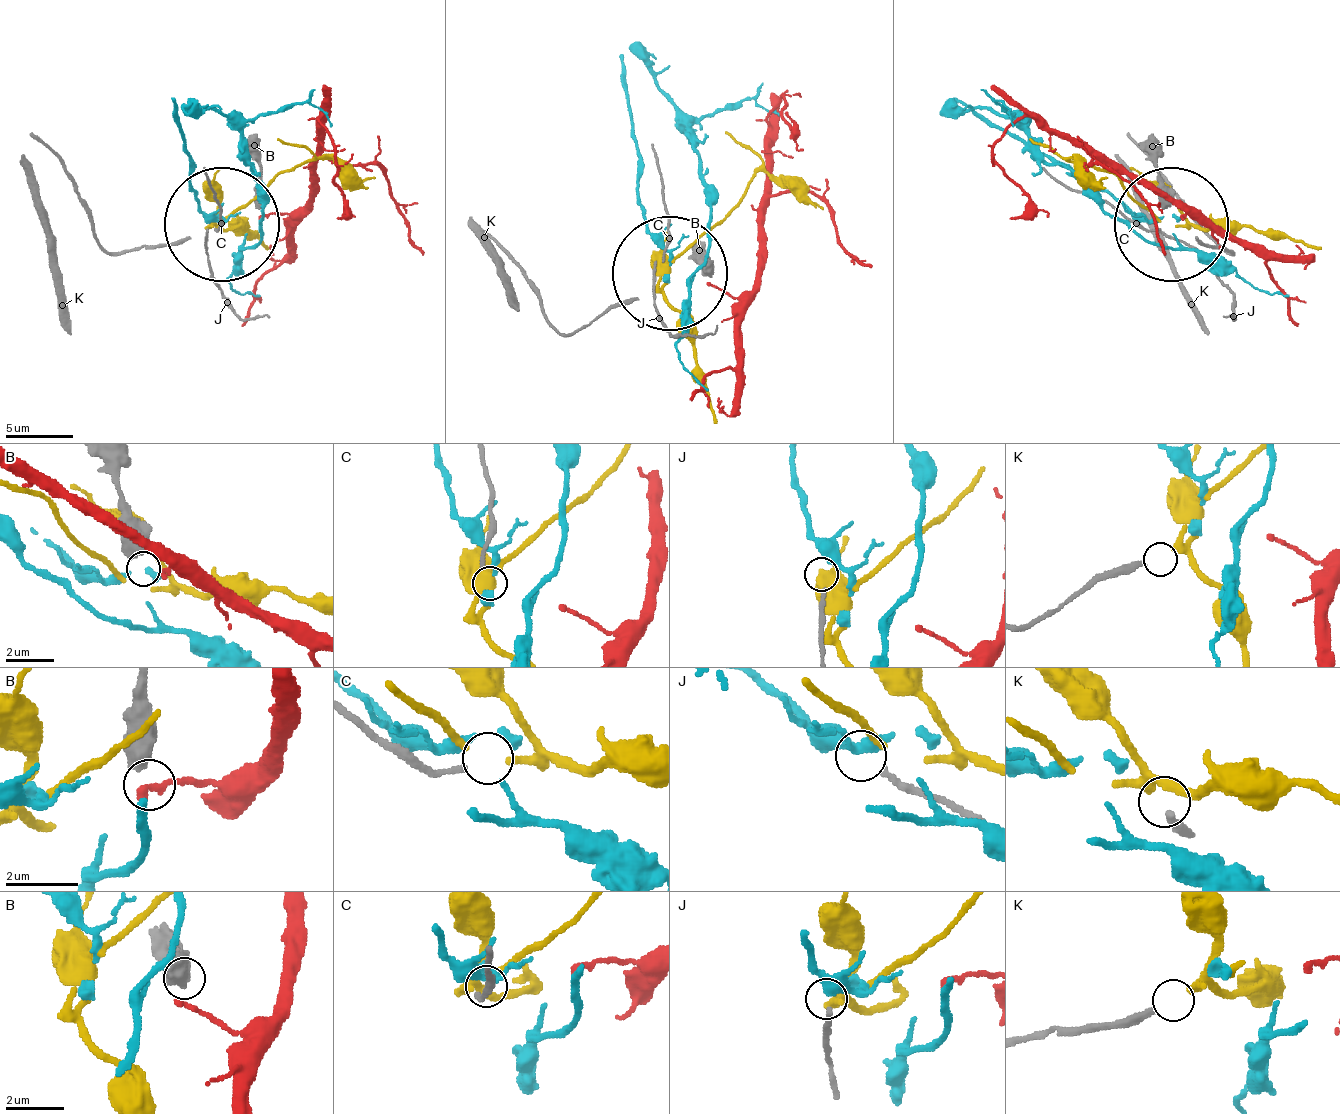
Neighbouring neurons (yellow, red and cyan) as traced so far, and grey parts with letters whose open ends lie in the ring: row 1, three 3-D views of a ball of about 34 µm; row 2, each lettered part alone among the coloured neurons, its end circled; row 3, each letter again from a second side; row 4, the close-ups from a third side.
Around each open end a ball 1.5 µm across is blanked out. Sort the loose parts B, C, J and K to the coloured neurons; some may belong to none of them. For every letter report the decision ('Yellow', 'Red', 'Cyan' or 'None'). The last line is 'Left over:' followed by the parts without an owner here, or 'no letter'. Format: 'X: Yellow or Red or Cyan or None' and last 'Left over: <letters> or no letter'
B: Red
C: None
J: Cyan
K: Yellow
Left over: C

